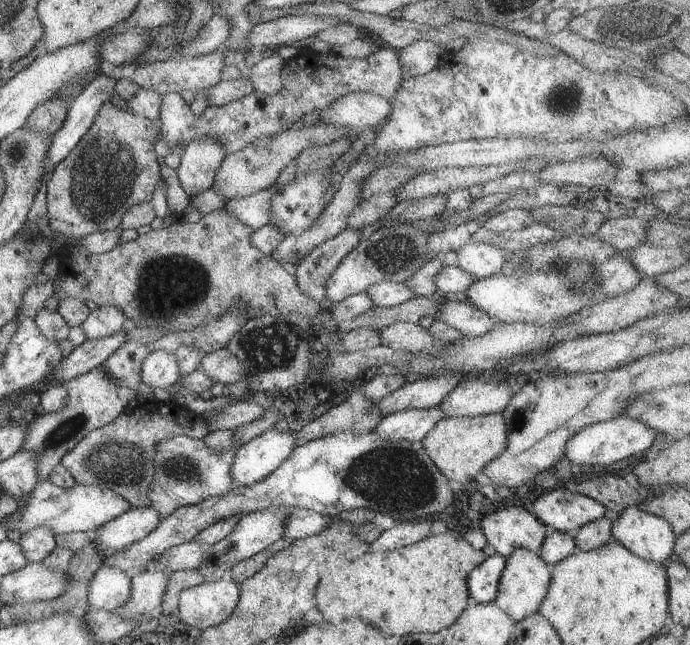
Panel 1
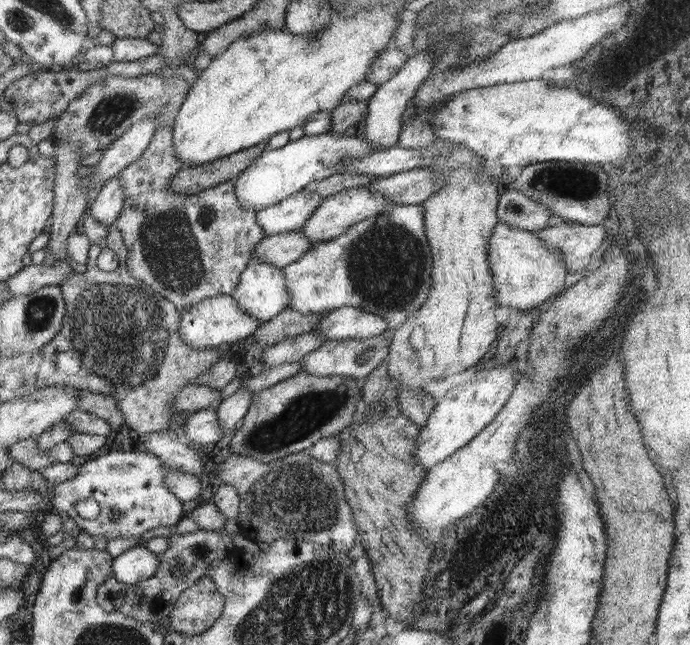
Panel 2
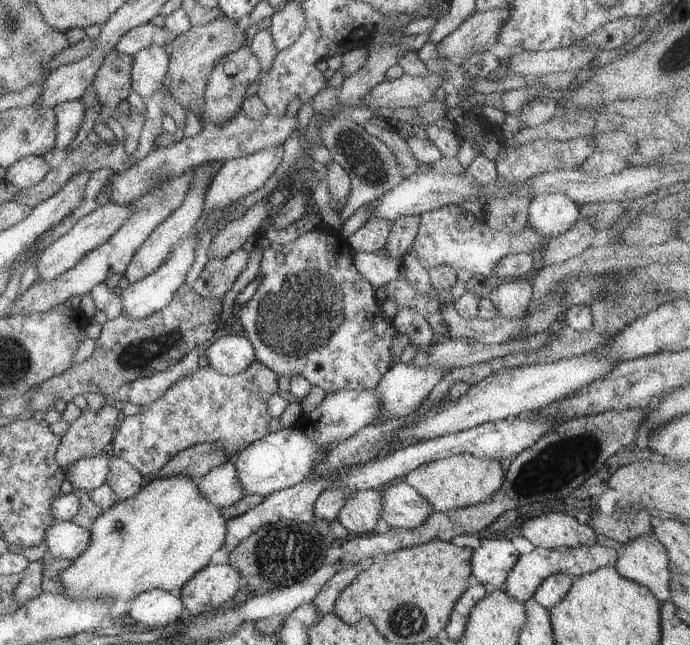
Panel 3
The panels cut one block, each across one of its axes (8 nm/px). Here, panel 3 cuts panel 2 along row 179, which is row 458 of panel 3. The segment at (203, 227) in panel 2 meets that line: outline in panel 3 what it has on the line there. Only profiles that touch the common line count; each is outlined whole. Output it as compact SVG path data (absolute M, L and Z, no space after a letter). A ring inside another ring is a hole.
M256 360L246 370L232 376L220 374L209 366L199 366L194 374L174 382L162 398L142 406L138 414L125 417L112 438L108 452L132 464L143 477L156 474L175 454L197 444L222 442L228 454L236 455L268 434L268 424L272 420L268 414L268 400L278 392L278 377Z

